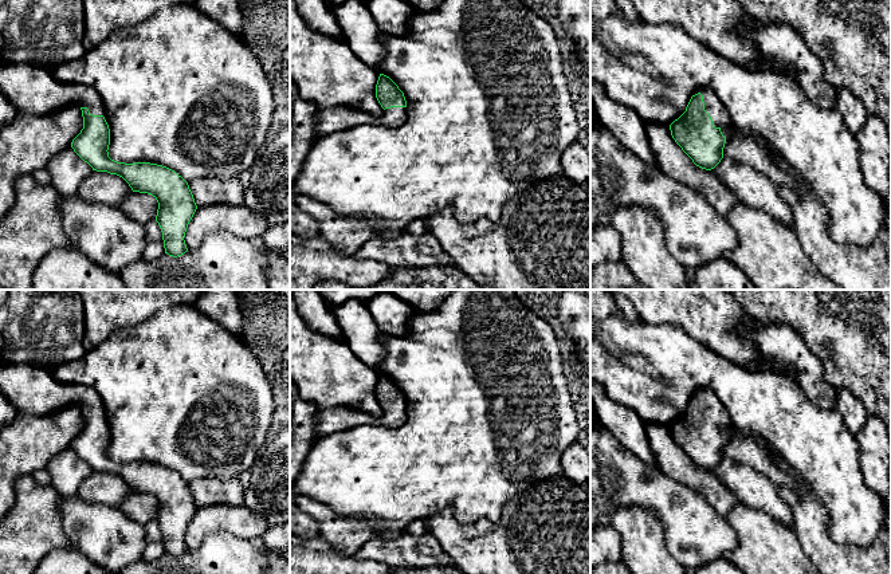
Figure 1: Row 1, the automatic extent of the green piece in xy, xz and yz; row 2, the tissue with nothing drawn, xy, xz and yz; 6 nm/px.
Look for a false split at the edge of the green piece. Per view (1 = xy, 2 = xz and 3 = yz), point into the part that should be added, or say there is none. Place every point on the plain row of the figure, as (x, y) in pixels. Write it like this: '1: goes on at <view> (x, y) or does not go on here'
1: goes on at xy (34, 390)
2: goes on at xz (330, 420)
3: goes on at yz (713, 405)

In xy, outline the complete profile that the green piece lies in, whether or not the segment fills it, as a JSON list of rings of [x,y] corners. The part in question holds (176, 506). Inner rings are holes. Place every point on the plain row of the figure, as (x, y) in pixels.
[[[27,363],[0,366],[0,392],[17,412],[48,416],[76,405],[82,410],[83,429],[72,440],[71,448],[93,471],[122,477],[133,492],[152,495],[157,503],[157,516],[165,554],[177,558],[188,549],[185,532],[197,506],[188,483],[174,471],[150,463],[125,464],[109,457],[110,429],[101,396],[81,384],[58,382],[52,370]]]

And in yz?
[[[711,389],[691,397],[686,412],[670,425],[671,436],[692,463],[706,471],[723,459],[726,437],[722,426],[730,426],[730,414]]]

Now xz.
[[[384,374],[378,377],[376,398],[384,409],[381,416],[373,416],[348,406],[321,409],[315,418],[317,437],[330,436],[364,424],[397,428],[405,422],[407,401],[404,393]]]

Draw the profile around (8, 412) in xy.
[[[0,392],[0,430],[11,424],[17,416],[17,409],[13,404]]]

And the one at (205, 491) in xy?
[[[199,479],[188,483],[197,507],[212,504],[242,506],[246,488],[238,479],[213,480]]]

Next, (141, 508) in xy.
[[[132,492],[119,506],[121,512],[134,523],[146,526],[156,520],[158,503],[148,494]]]

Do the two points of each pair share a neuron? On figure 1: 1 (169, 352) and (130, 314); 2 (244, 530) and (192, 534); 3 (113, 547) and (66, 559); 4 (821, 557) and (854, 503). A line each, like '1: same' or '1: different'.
1: different
2: same
3: different
4: different

